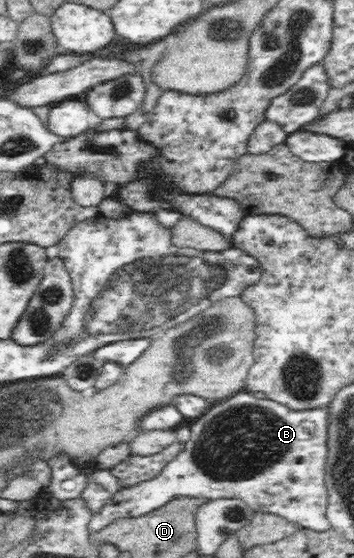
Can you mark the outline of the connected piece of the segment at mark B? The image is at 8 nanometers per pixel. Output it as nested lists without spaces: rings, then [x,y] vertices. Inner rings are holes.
[[[238,391],[236,396],[220,402],[218,406],[214,408],[208,408],[208,410],[193,421],[187,423],[191,435],[185,442],[184,450],[172,462],[169,462],[162,470],[161,473],[150,480],[150,482],[144,482],[136,487],[130,487],[130,490],[119,490],[113,494],[112,498],[108,500],[108,503],[98,512],[94,513],[88,524],[88,532],[90,535],[98,533],[100,530],[110,526],[112,522],[122,520],[122,518],[141,518],[142,516],[154,512],[154,510],[162,509],[162,506],[176,500],[176,498],[198,498],[199,500],[240,500],[244,502],[255,513],[264,513],[280,518],[284,518],[286,521],[296,524],[300,529],[312,530],[315,533],[326,532],[331,529],[329,520],[325,516],[327,513],[327,506],[329,499],[327,496],[327,488],[325,487],[325,470],[328,456],[328,425],[329,425],[328,407],[317,408],[312,410],[290,410],[288,407],[274,402],[268,398],[256,398],[252,394],[248,394],[248,391]]]

